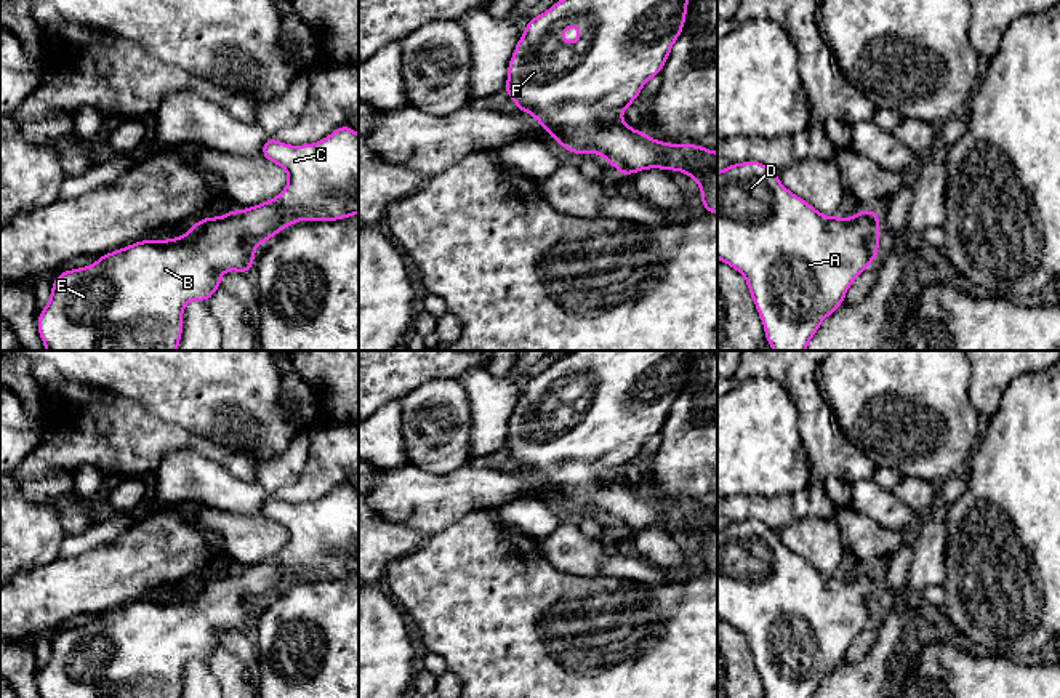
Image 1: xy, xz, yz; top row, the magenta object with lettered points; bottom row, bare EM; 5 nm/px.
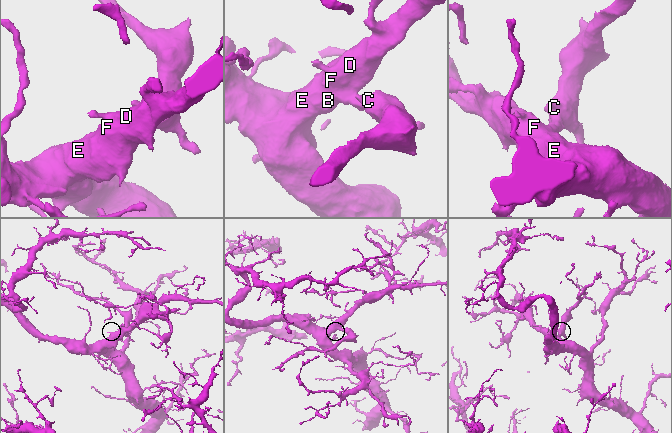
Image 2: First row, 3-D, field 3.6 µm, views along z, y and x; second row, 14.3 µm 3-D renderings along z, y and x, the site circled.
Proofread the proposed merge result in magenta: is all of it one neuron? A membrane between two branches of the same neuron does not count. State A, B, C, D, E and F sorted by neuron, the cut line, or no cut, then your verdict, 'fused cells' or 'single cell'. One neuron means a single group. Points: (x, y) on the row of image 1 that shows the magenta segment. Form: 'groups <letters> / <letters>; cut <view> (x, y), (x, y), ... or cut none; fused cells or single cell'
groups A B C D E F; cut none; single cell

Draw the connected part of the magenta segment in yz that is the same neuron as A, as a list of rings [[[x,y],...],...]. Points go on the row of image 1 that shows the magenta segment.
[[[757,160],[717,171],[717,259],[746,279],[767,344],[773,351],[807,349],[821,322],[842,306],[850,285],[877,258],[879,240],[877,210],[858,210],[852,218],[825,216],[786,189],[778,173]]]

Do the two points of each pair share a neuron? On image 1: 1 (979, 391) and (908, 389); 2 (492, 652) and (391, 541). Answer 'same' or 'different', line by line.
1: different
2: different

